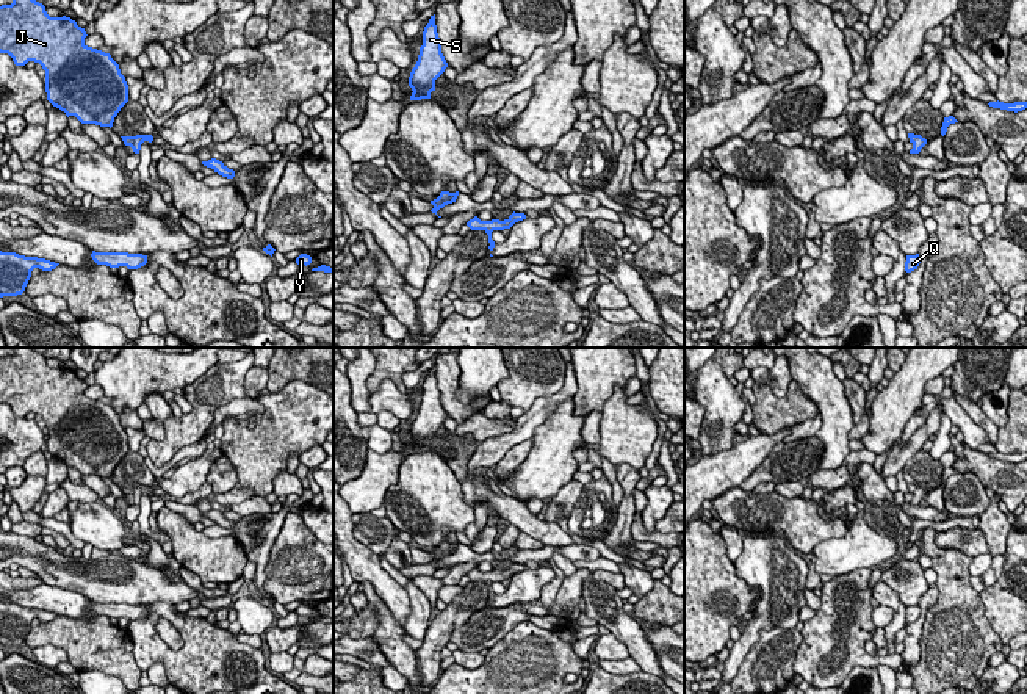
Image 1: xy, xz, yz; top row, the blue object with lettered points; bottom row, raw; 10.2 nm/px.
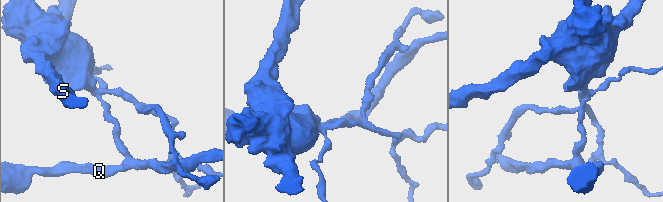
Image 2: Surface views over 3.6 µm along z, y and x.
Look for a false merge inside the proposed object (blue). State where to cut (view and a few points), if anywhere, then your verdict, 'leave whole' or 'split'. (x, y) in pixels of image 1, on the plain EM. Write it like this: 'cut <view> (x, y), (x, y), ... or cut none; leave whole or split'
cut xy (138, 486), (130, 497); split

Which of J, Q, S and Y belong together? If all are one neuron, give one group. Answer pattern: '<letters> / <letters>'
J S Y / Q

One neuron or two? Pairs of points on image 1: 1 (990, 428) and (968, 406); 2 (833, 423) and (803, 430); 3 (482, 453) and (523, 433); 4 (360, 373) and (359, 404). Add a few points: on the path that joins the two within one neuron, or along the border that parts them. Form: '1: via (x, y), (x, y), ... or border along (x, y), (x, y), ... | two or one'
1: via (985, 423), (972, 411) | one
2: border along (819, 411), (821, 428), (814, 434) | two
3: via (492, 450), (514, 437) | one
4: via (359, 381), (359, 397) | one

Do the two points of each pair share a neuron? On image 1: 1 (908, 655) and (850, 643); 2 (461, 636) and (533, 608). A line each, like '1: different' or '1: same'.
1: different
2: same

